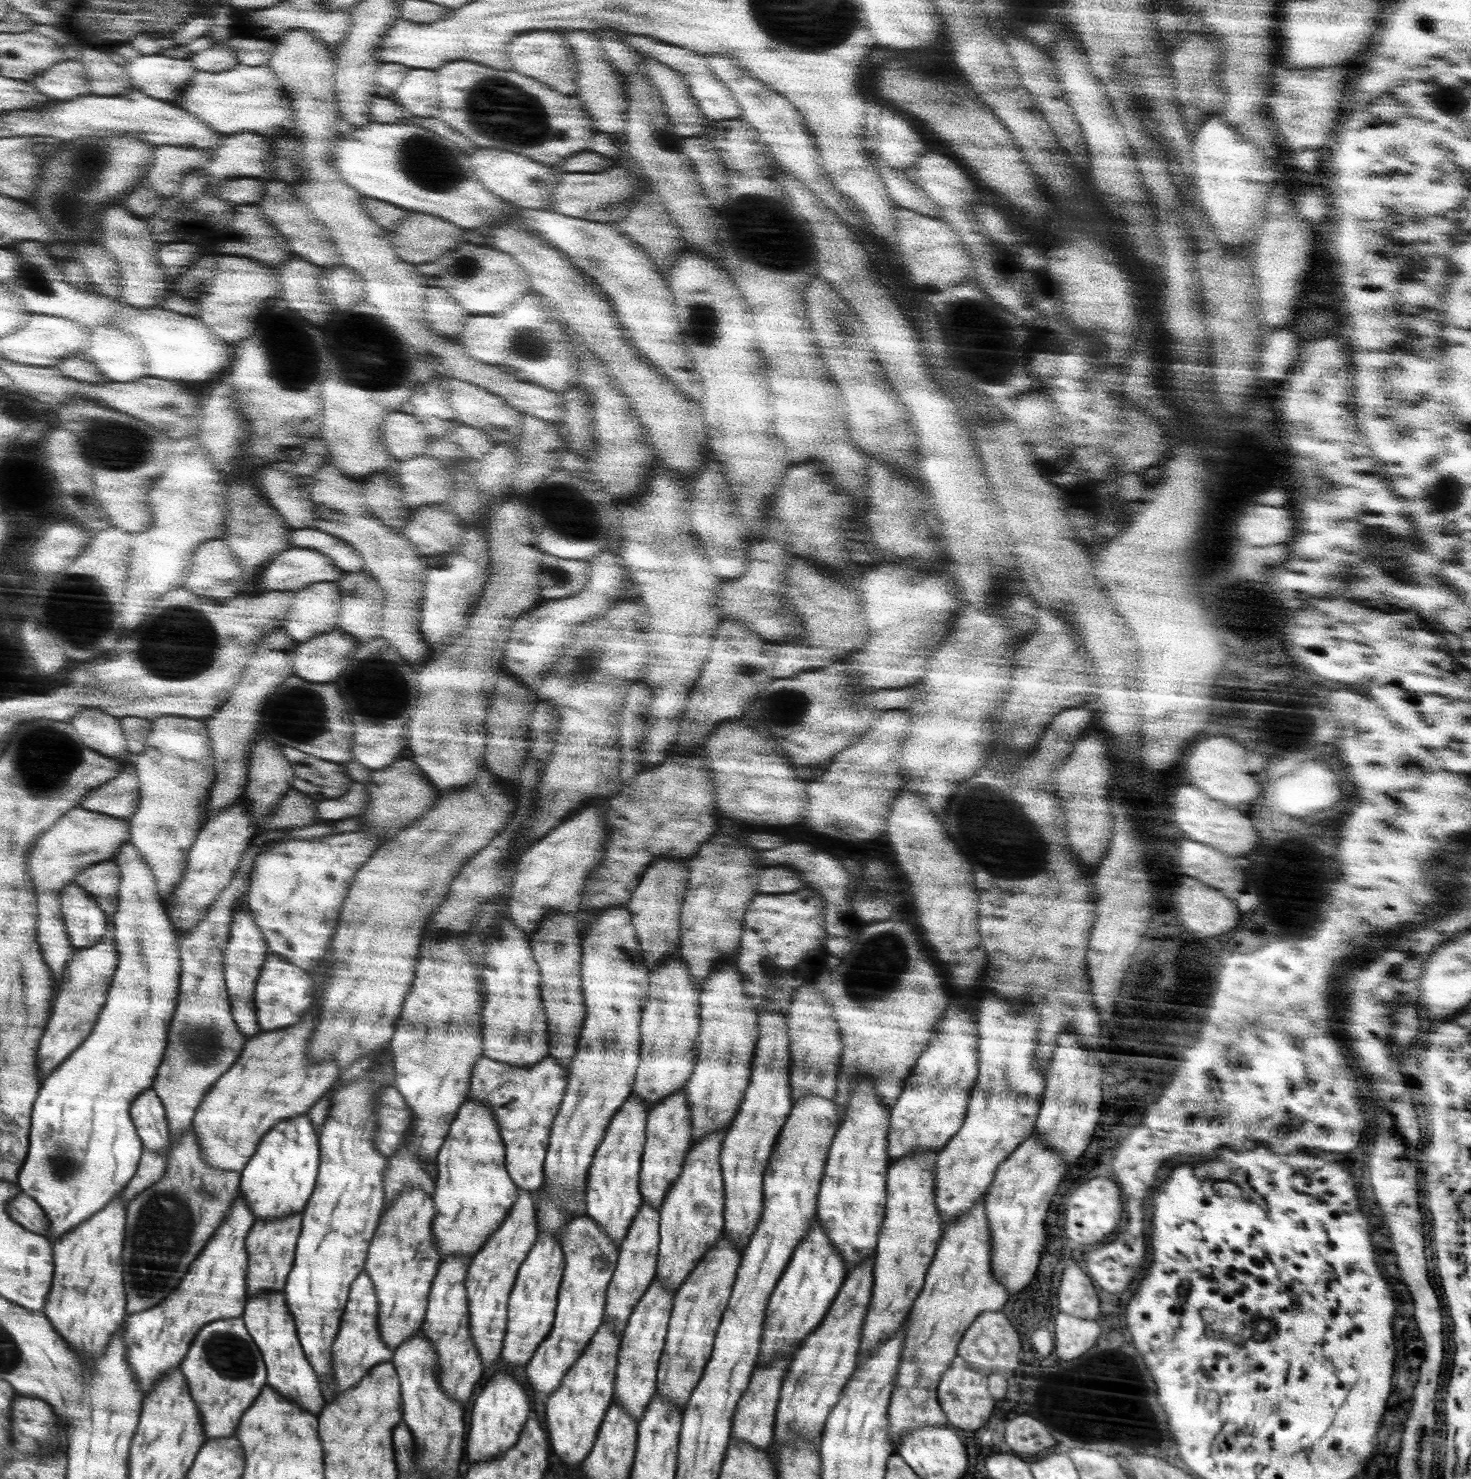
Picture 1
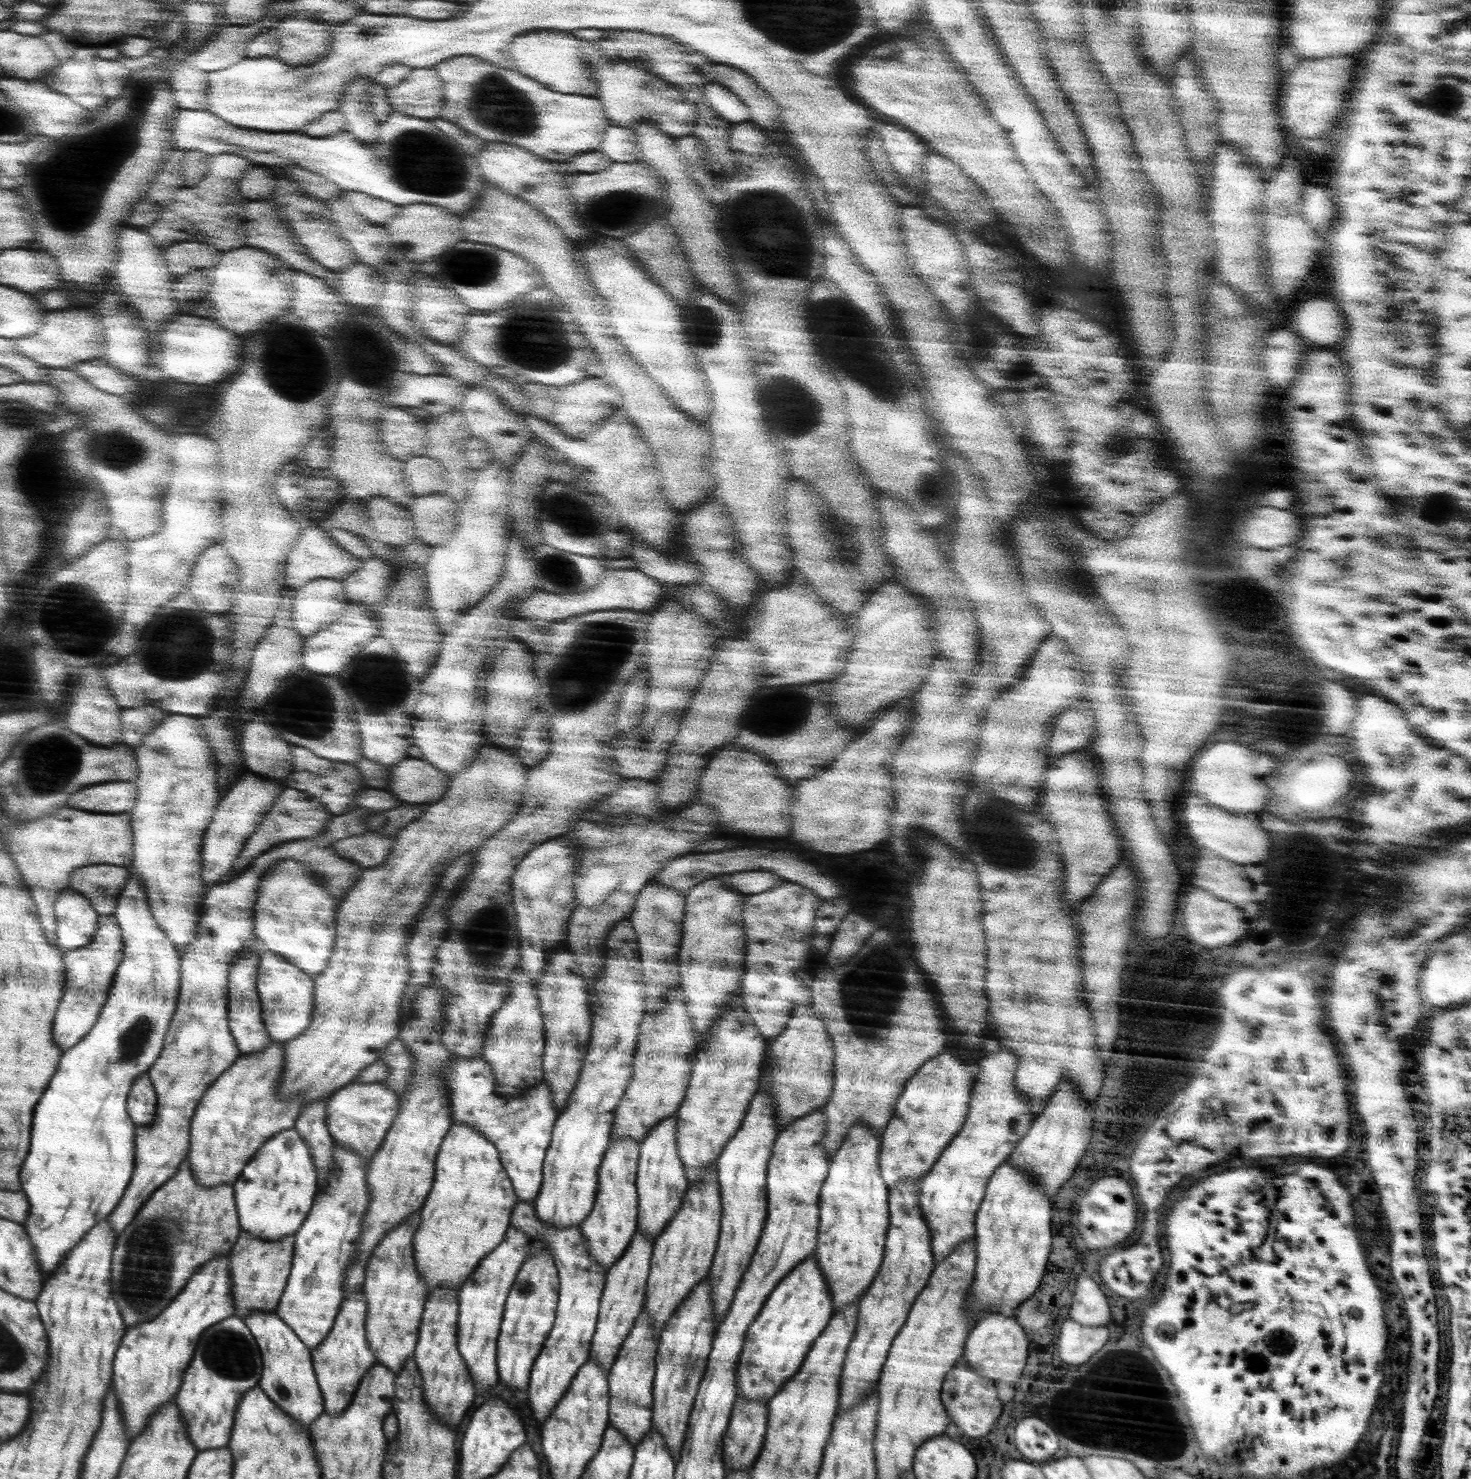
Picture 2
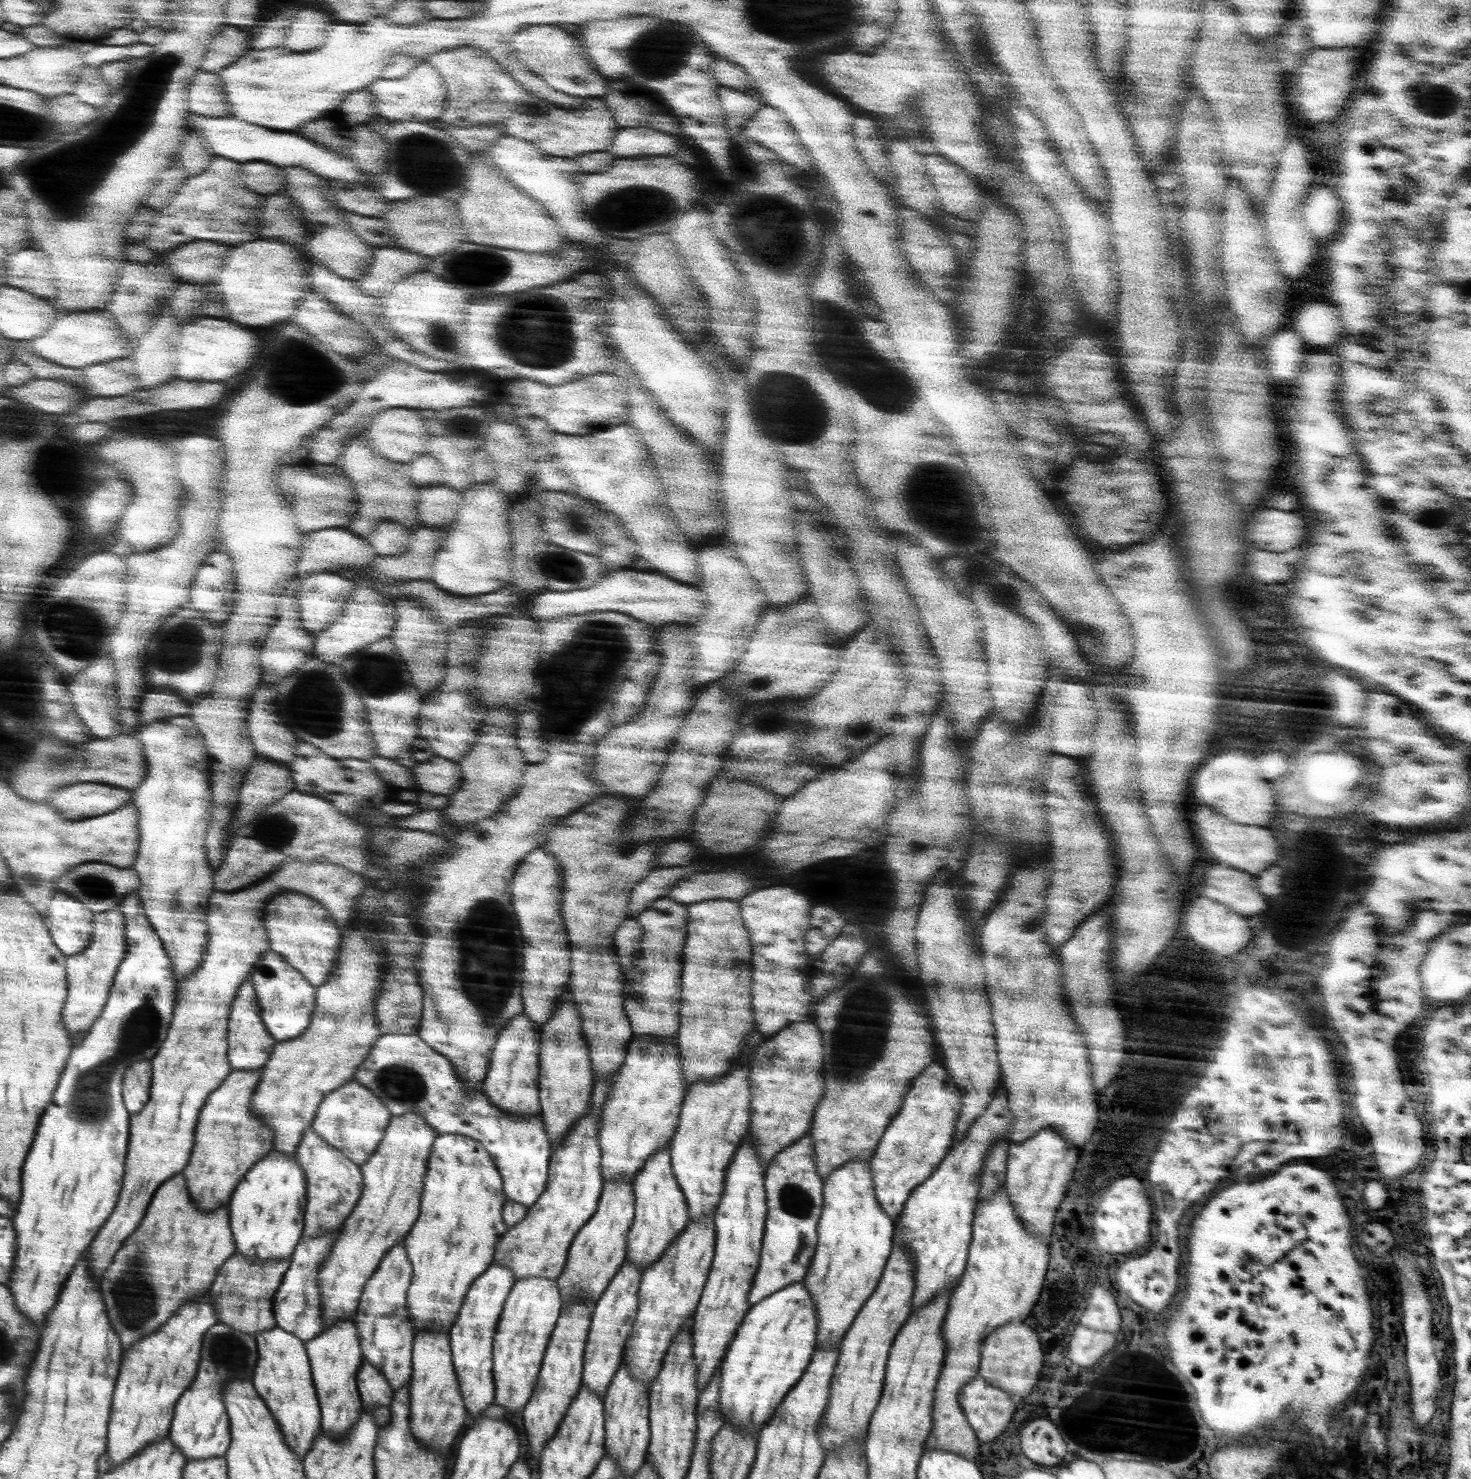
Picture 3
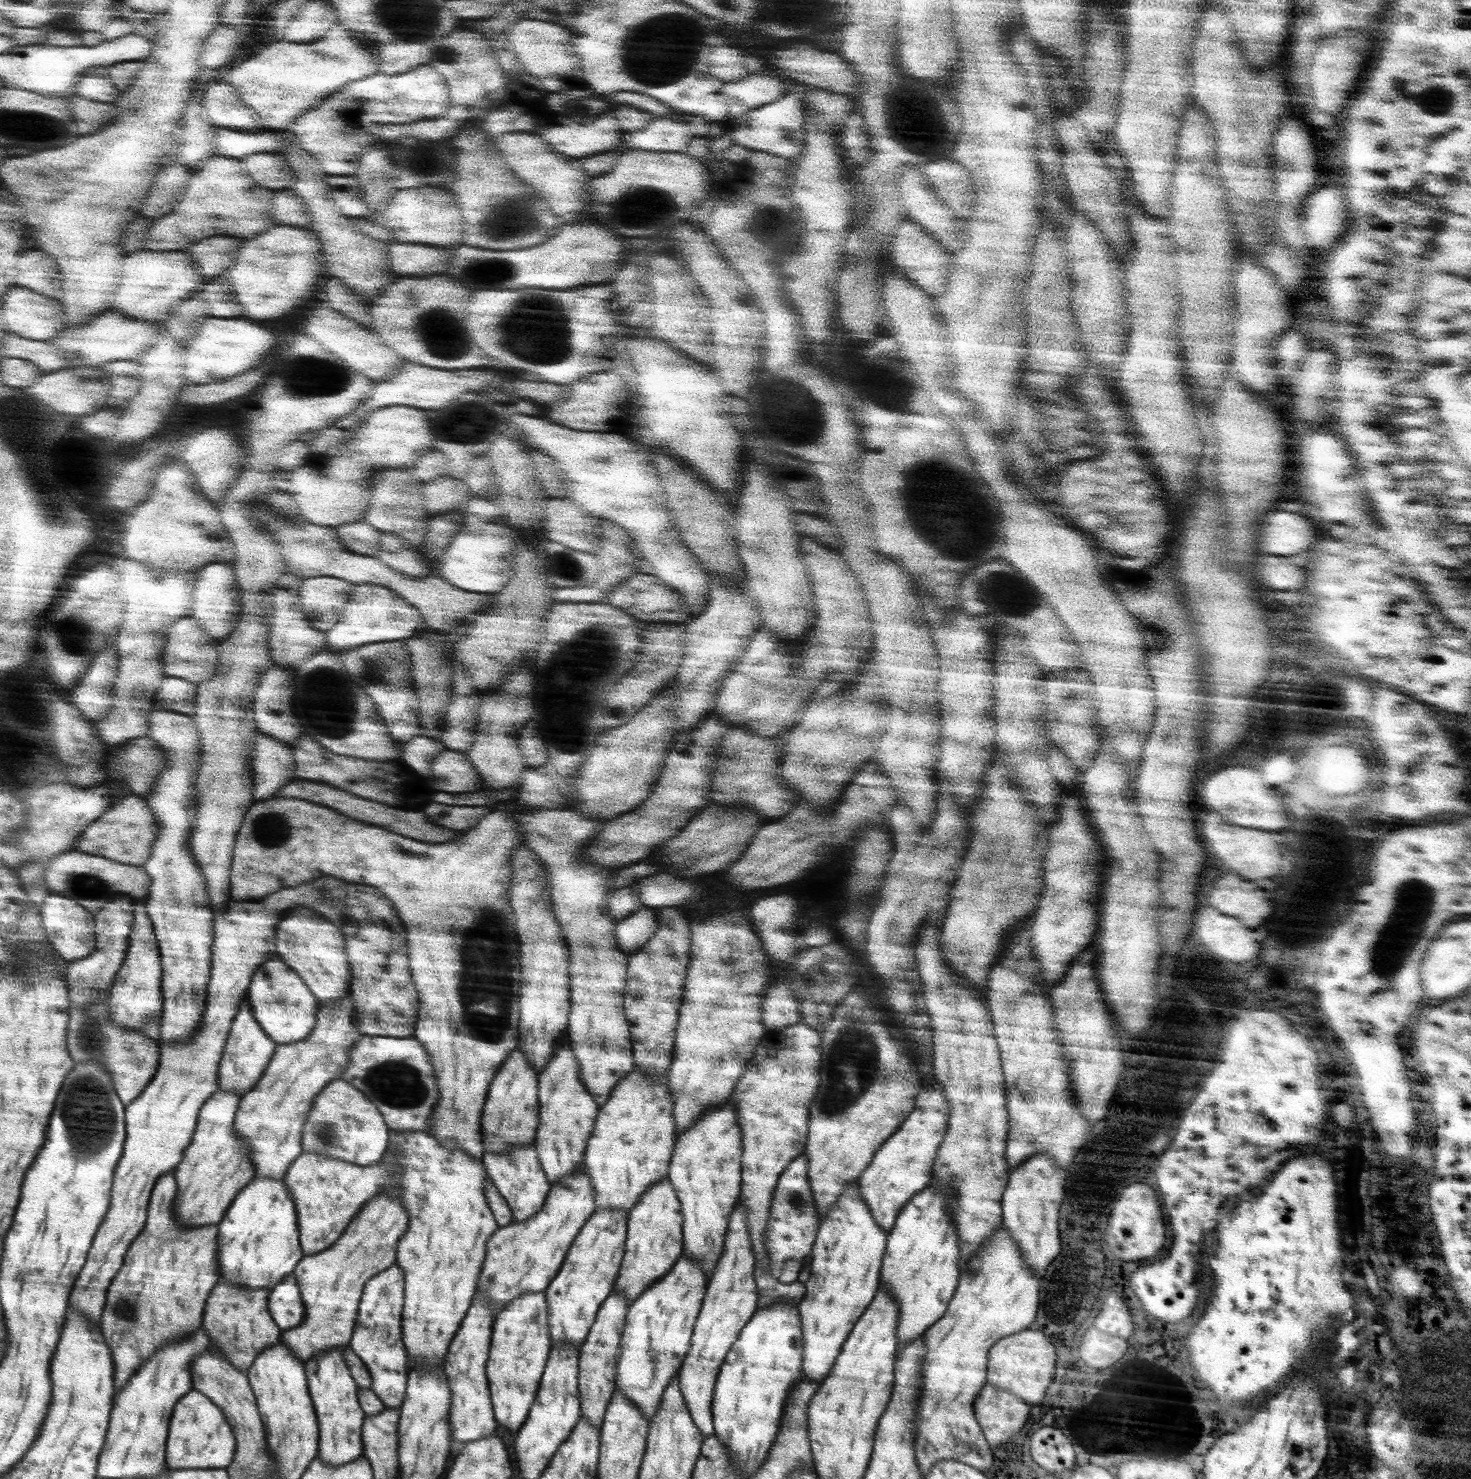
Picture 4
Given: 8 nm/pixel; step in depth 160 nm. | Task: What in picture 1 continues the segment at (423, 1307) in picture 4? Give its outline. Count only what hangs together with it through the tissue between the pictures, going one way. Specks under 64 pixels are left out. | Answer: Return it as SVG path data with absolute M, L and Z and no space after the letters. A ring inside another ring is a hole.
M467 1099L460 1108L457 1118L453 1120L452 1128L444 1141L445 1144L441 1147L436 1160L439 1175L436 1191L432 1194L438 1208L433 1234L436 1236L437 1248L440 1248L441 1261L449 1256L476 1255L505 1223L506 1216L520 1195L520 1189L509 1176L505 1165L505 1143L490 1104Z

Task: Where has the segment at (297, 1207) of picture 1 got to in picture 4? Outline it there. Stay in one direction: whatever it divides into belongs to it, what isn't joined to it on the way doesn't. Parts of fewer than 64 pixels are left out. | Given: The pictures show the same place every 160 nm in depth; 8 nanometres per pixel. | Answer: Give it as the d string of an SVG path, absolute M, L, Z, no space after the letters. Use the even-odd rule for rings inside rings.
M255 1176L250 1180L249 1185L242 1189L241 1193L237 1196L237 1199L233 1201L232 1206L225 1212L225 1219L219 1224L219 1226L221 1226L221 1235L218 1238L220 1248L218 1248L217 1260L220 1261L220 1278L225 1278L232 1284L245 1285L246 1289L260 1289L263 1287L274 1287L277 1284L280 1284L291 1272L296 1270L298 1263L304 1258L304 1252L302 1251L299 1240L298 1216L296 1216L296 1207L292 1196L294 1196L294 1194L290 1193L289 1186L286 1186L285 1178L260 1179L258 1176Z

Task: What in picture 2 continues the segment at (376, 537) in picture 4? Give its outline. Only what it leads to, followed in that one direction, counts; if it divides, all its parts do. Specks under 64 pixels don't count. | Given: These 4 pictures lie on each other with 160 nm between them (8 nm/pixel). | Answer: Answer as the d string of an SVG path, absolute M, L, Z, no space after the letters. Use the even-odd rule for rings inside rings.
M306 528L304 536L288 555L286 564L286 591L294 592L297 588L304 587L306 583L314 579L345 579L362 568L363 559L352 555L337 541L334 541L326 529Z

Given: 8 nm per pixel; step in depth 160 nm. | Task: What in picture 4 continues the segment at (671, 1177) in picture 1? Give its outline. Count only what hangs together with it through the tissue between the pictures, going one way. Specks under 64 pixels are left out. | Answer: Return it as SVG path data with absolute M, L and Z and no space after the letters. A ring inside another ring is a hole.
M666 1178L646 1191L629 1212L626 1251L613 1293L625 1294L632 1303L646 1291L646 1288L652 1287L672 1270L674 1263L684 1254L680 1209L681 1204L676 1197L673 1182Z

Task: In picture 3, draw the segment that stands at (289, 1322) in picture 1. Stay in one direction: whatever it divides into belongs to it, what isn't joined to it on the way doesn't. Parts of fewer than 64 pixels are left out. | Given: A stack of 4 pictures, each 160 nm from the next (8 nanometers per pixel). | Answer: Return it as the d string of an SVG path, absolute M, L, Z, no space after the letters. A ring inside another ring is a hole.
M278 1326L257 1334L255 1341L259 1357L251 1380L253 1387L279 1424L288 1448L298 1460L304 1460L322 1432L320 1399L313 1385L305 1341Z

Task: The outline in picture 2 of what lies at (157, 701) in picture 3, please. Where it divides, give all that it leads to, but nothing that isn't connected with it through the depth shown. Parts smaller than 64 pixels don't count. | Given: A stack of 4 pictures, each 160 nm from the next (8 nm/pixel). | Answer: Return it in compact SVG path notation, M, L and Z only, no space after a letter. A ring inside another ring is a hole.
M142 706L142 708L128 708L123 714L123 721L128 731L126 736L132 736L130 742L133 746L141 747L144 745L144 735L153 728L160 725L160 722L168 716L170 712L160 710L158 706Z

